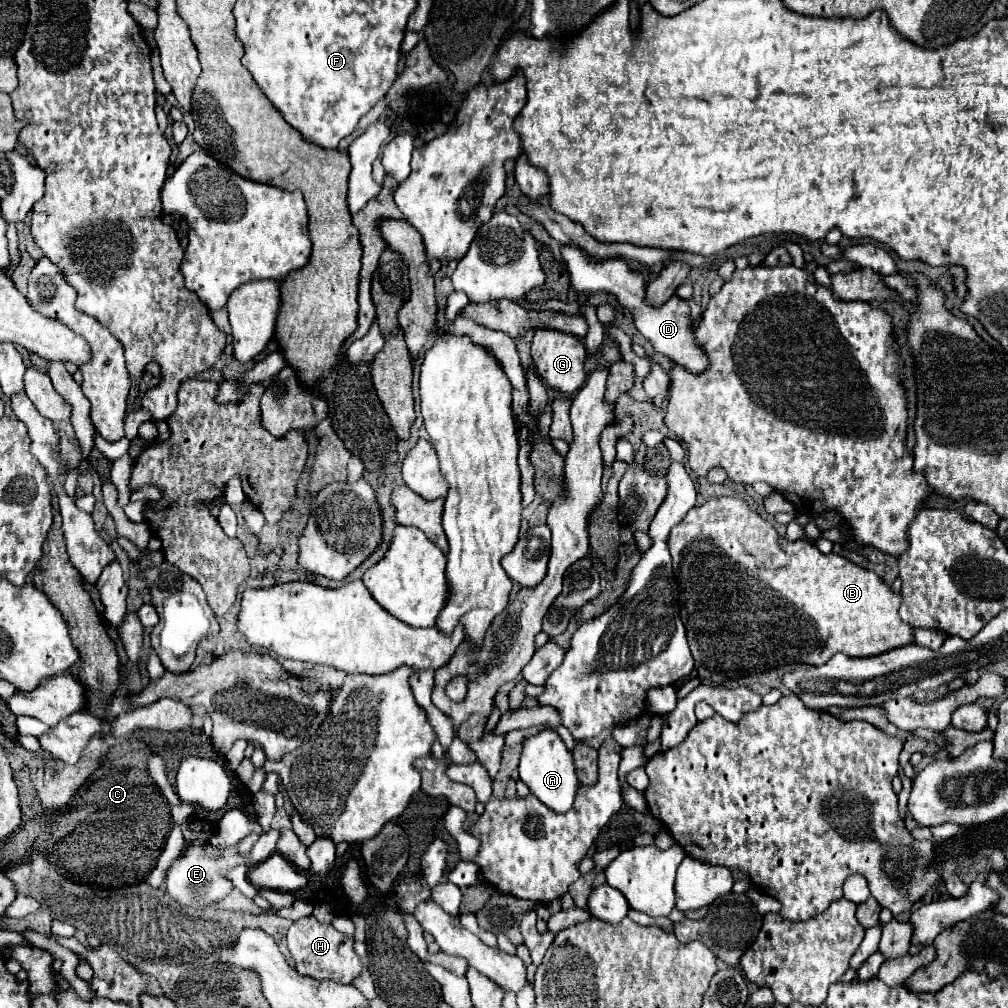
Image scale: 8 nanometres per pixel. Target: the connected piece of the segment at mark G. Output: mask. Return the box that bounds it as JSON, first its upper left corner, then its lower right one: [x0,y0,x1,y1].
[531,328,585,394]

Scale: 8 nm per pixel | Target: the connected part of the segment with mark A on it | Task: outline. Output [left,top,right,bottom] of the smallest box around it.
[519,730,579,812]

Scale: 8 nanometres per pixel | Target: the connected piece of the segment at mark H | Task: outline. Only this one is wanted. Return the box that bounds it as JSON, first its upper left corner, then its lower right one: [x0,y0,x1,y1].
[287,916,361,984]

